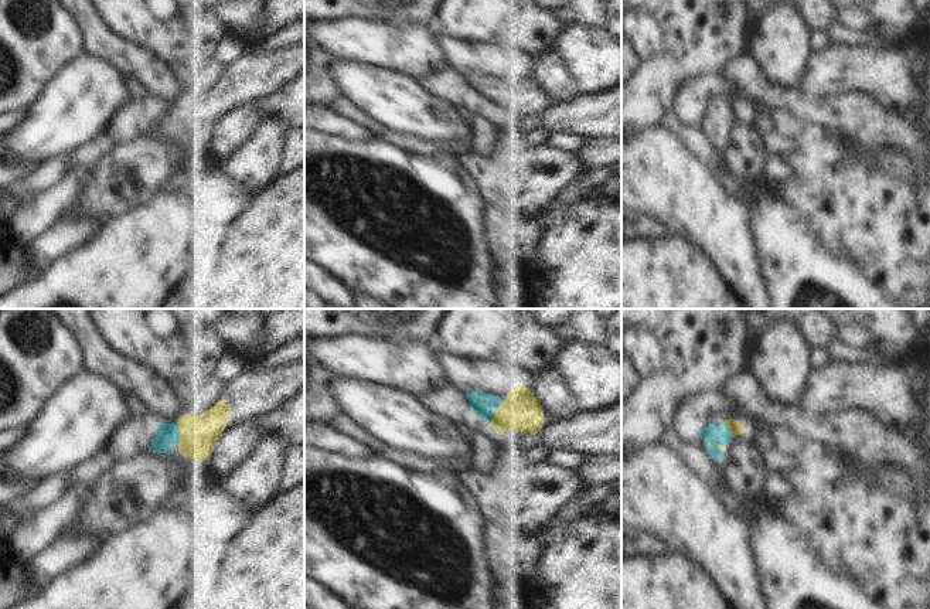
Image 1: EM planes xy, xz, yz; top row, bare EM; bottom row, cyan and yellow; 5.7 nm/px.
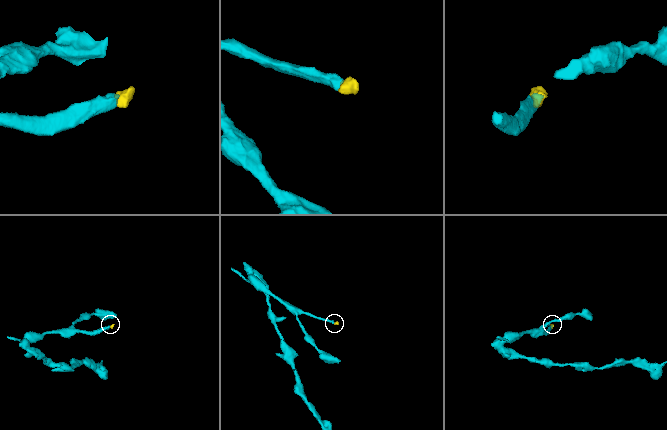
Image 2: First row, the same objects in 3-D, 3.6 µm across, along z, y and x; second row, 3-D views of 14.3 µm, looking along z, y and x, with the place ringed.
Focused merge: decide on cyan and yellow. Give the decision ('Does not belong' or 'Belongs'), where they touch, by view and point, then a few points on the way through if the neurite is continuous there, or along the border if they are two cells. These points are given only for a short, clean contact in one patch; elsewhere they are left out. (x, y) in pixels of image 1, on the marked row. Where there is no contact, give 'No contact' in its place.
Belongs. Touches cyan at xy (179, 435). Path across: xy (167, 435), (179, 435), (198, 434)

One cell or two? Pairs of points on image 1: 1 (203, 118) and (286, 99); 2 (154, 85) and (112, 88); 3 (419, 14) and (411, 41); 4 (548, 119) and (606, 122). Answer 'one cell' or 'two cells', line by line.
1: two cells
2: two cells
3: two cells
4: one cell

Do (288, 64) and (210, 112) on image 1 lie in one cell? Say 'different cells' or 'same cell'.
same cell

